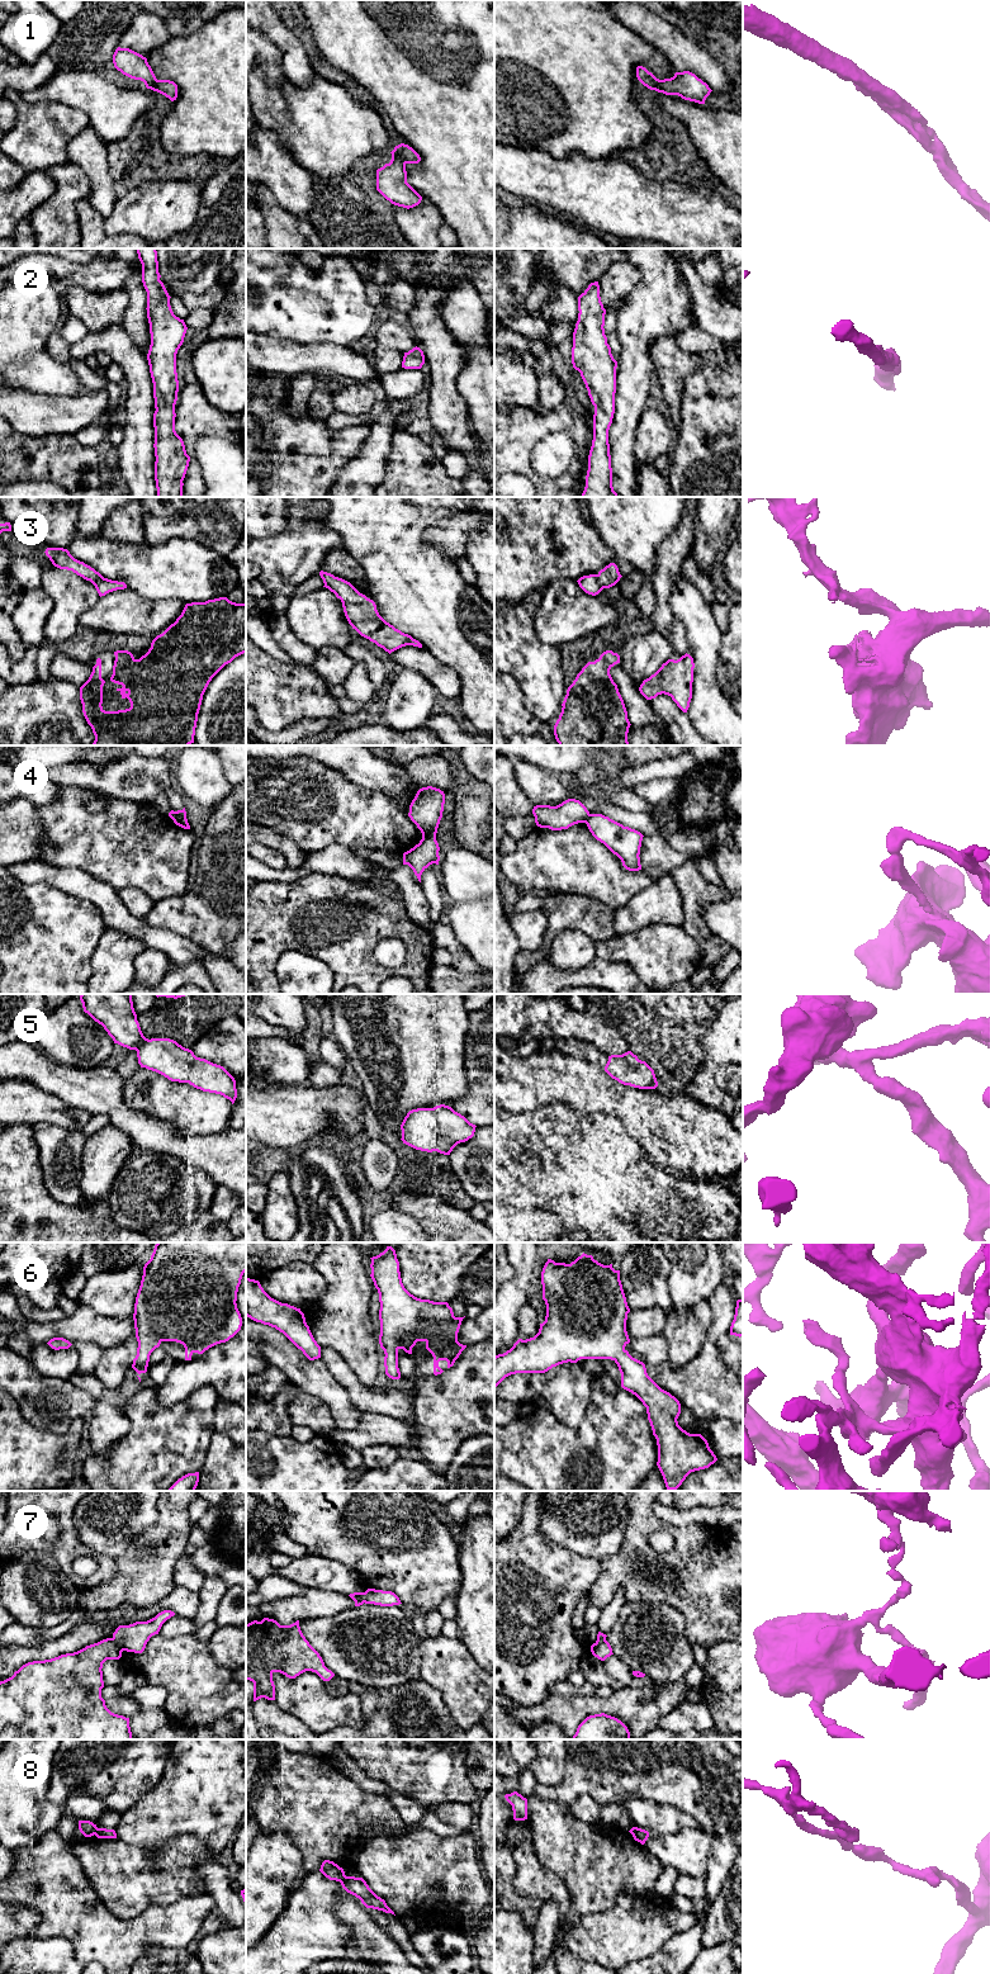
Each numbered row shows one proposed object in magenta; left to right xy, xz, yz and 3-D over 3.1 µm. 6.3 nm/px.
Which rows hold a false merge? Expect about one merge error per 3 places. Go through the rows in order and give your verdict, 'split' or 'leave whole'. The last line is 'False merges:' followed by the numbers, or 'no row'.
1: leave whole
2: leave whole
3: leave whole
4: split
5: leave whole
6: leave whole
7: split
8: split
False merges: 4, 7, 8

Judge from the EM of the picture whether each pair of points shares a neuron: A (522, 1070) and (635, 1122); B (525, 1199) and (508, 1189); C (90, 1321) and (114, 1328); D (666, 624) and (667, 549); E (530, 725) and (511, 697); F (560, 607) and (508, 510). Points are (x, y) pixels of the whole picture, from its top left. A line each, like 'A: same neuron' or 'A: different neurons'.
A: same neuron
B: same neuron
C: same neuron
D: same neuron
E: same neuron
F: different neurons

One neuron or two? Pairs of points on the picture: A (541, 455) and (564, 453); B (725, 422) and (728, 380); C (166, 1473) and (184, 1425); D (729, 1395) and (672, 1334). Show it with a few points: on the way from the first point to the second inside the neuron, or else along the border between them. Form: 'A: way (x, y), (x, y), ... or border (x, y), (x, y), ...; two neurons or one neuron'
A: way (546, 455), (559, 453); one neuron
B: way (725, 412), (728, 391); one neuron
C: way (166, 1462), (166, 1448), (178, 1437); one neuron
D: border (709, 1330), (690, 1362), (671, 1367); two neurons

